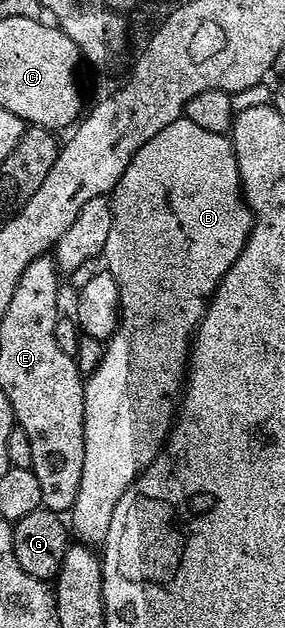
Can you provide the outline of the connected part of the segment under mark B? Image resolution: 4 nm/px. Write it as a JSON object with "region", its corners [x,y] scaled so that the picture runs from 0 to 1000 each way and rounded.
{"region":[[[628,189],[614,194],[600,194],[586,201],[572,201],[572,207],[558,207],[558,213],[544,213],[544,220],[530,220],[516,225],[498,236],[474,245],[474,252],[460,252],[460,258],[446,264],[446,271],[432,277],[432,283],[418,283],[418,290],[396,298],[389,307],[389,323],[396,328],[396,352],[389,354],[389,373],[375,373],[375,385],[368,387],[368,398],[361,403],[365,425],[404,443],[404,449],[418,455],[418,487],[425,495],[411,505],[411,524],[396,527],[393,535],[379,541],[365,543],[368,562],[361,570],[333,583],[333,589],[298,605],[298,632],[291,634],[291,761],[277,768],[277,787],[263,787],[263,799],[249,811],[249,823],[256,822],[256,834],[249,828],[249,847],[260,855],[281,865],[316,869],[365,868],[375,857],[375,844],[389,844],[389,818],[404,818],[404,804],[418,799],[418,793],[432,793],[432,780],[446,780],[446,774],[460,774],[460,768],[474,763],[505,745],[530,737],[551,721],[561,720],[575,710],[582,701],[593,697],[593,685],[607,678],[614,667],[614,658],[628,648],[628,639],[635,635],[635,626],[642,623],[642,613],[649,610],[649,600],[656,597],[656,581],[663,576],[663,564],[670,559],[670,543],[677,532],[691,525],[691,516],[705,511],[705,505],[719,502],[723,482],[747,476],[747,465],[768,455],[768,449],[782,443],[782,436],[796,436],[796,430],[811,430],[811,424],[825,417],[825,411],[839,411],[839,404],[853,398],[853,392],[867,385],[867,379],[881,373],[888,365],[888,339],[877,338],[874,330],[860,326],[860,315],[846,311],[846,285],[839,283],[839,264],[832,263],[832,253],[818,244],[818,225],[786,210],[744,210],[740,207],[712,207],[712,201],[684,201],[684,194],[670,194],[656,189]]]}

